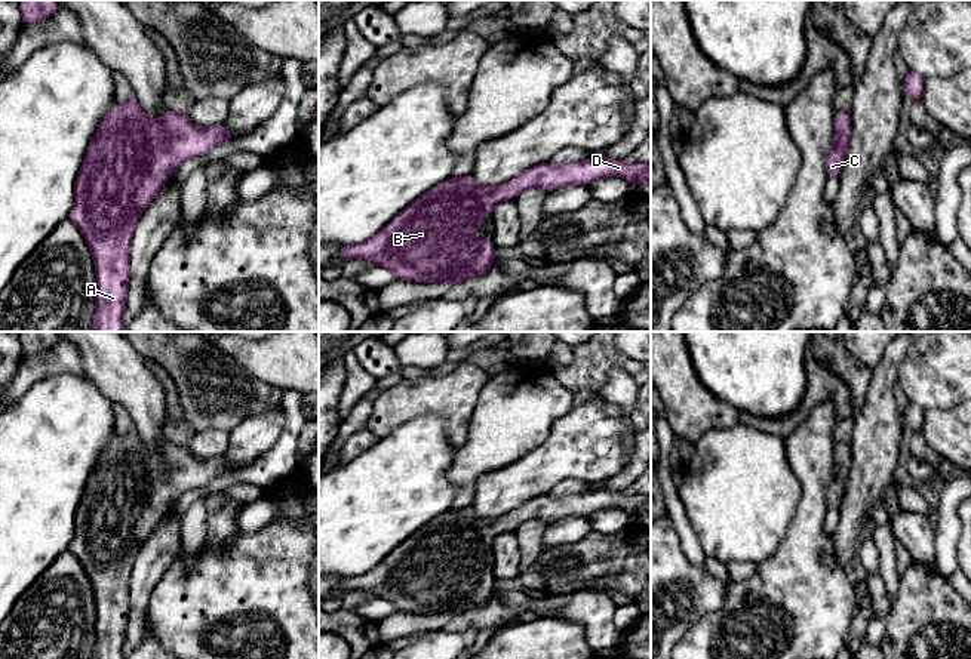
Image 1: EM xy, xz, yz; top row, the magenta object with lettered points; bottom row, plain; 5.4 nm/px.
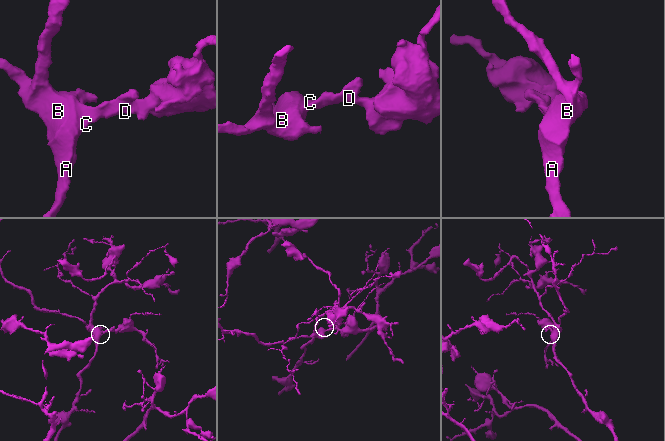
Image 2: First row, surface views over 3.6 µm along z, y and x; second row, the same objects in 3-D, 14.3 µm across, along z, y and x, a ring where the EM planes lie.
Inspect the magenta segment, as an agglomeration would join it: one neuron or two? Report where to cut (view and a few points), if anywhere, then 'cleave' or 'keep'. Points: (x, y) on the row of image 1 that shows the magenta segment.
cut none; keep

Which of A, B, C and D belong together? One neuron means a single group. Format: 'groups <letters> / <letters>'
groups A B C D

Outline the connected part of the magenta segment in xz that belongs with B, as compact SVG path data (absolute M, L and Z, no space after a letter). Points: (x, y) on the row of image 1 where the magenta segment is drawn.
M594 154L583 163L535 164L497 185L477 185L473 175L451 176L397 213L372 238L339 246L339 258L366 259L417 283L464 283L486 272L495 259L495 243L477 240L473 230L504 200L528 188L547 193L568 185L589 185L603 176L621 176L633 187L651 185L648 163L626 163Z

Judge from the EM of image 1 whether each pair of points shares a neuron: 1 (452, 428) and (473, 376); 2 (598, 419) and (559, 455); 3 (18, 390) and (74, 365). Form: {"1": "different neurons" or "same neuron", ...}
{"1": "same neuron", "2": "same neuron", "3": "same neuron"}

